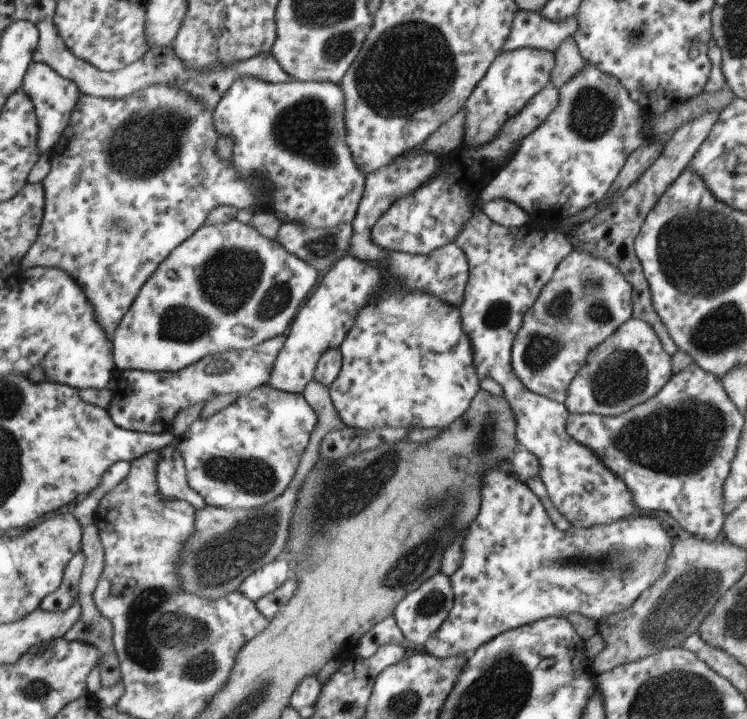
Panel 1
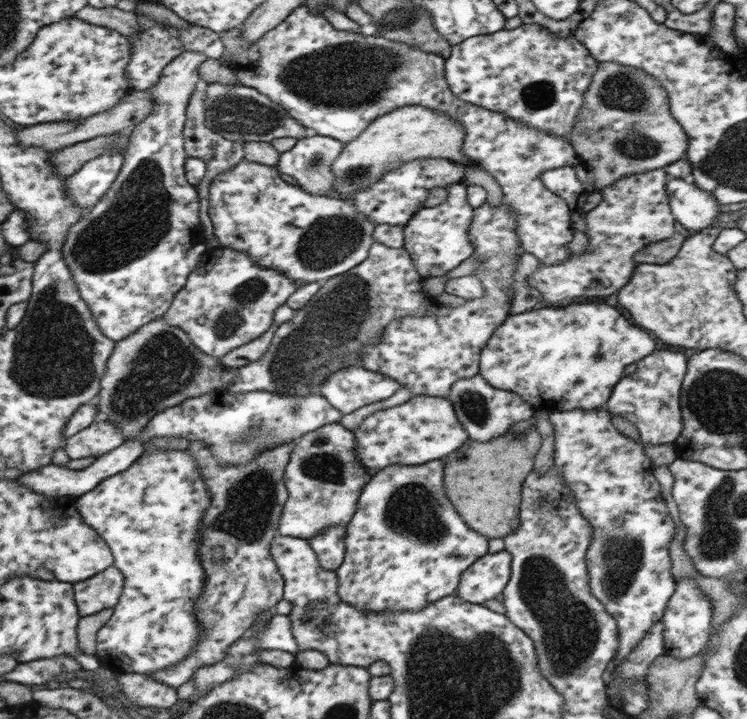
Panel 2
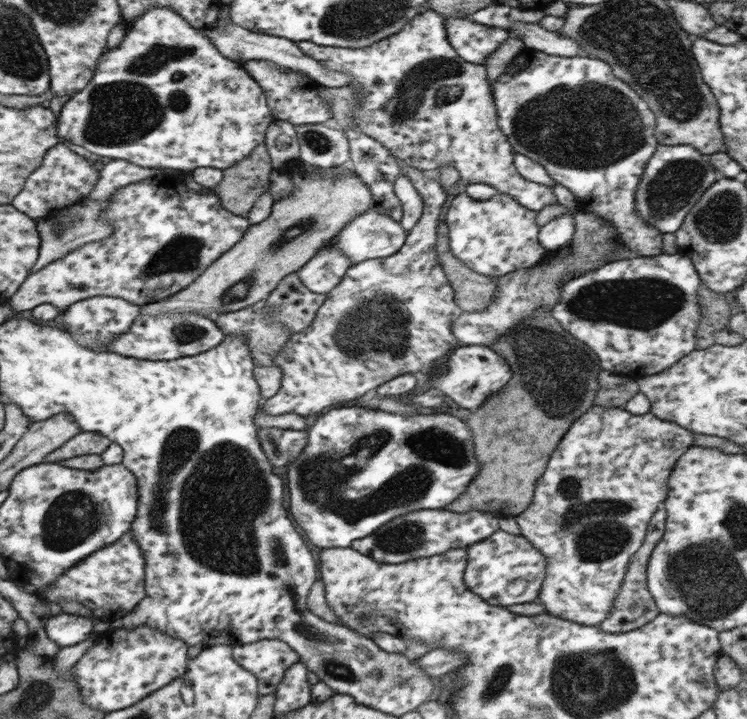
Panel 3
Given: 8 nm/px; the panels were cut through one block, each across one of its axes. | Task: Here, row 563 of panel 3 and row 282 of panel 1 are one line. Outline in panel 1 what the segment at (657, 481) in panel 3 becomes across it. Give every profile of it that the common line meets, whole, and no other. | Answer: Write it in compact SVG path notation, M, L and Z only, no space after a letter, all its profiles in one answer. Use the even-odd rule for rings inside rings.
M571 249L541 287L533 306L523 315L510 350L512 371L529 392L561 404L565 400L567 386L579 372L587 354L630 319L631 314L631 286L619 270L611 266L607 259L592 259L589 252Z

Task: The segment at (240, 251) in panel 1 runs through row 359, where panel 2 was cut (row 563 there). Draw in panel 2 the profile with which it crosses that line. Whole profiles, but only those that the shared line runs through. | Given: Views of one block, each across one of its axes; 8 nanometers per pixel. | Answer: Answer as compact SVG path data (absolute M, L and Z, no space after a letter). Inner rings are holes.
M188 450L144 451L126 471L111 476L75 500L83 523L93 527L109 547L113 566L123 576L123 588L111 616L97 630L95 658L113 672L150 674L173 667L189 656L201 638L195 602L203 592L206 574L199 563L199 520L211 507L201 470Z

